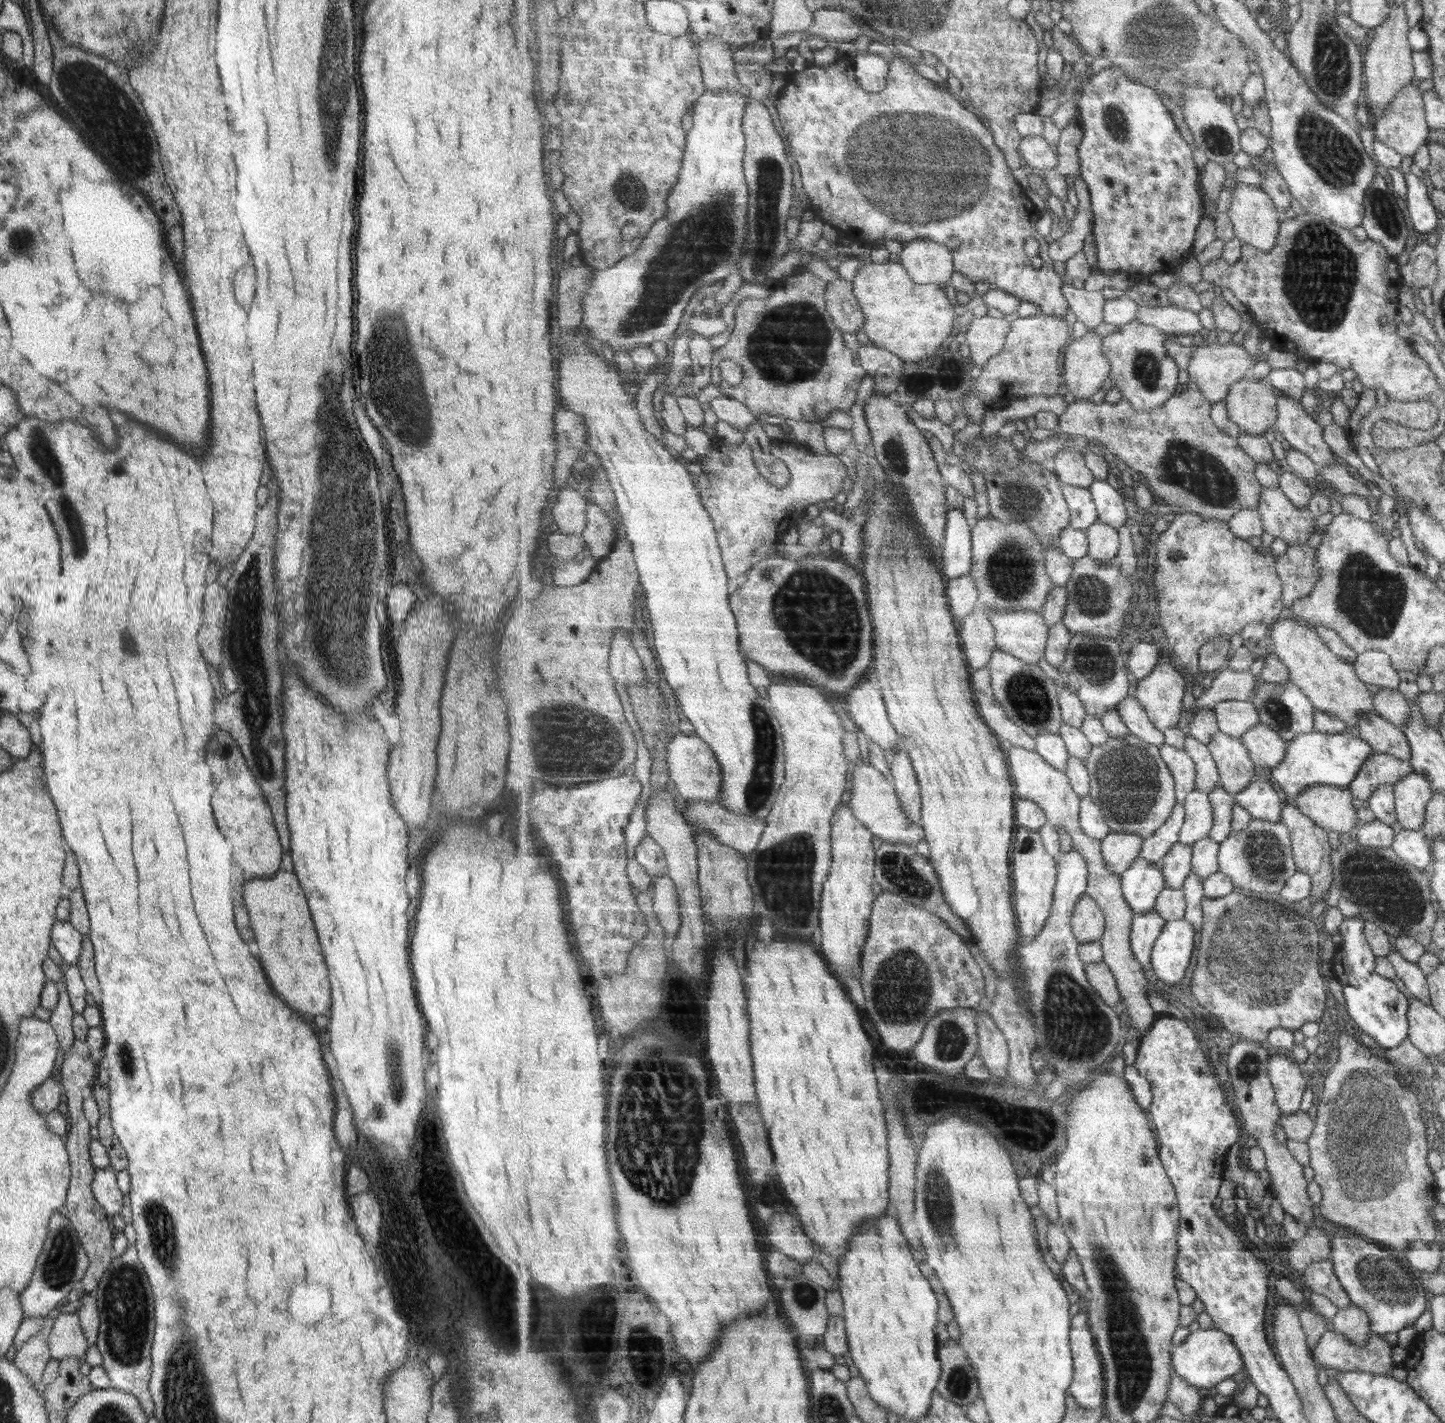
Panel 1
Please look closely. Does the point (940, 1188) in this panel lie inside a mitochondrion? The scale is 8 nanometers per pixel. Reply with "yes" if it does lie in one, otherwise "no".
yes

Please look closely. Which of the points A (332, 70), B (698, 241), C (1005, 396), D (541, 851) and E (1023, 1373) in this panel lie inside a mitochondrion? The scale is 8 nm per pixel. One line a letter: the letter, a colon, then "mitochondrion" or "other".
A: mitochondrion
B: mitochondrion
C: other
D: other
E: other

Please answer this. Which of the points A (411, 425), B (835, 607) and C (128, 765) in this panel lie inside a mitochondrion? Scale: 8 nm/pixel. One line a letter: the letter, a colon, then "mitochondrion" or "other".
A: mitochondrion
B: mitochondrion
C: other

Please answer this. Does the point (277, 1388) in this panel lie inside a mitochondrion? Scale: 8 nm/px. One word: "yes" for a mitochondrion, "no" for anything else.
no

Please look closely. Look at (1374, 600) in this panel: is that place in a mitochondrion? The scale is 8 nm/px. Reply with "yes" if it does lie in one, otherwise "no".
yes

